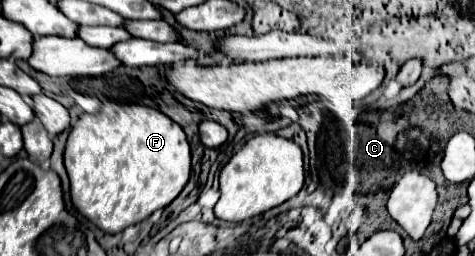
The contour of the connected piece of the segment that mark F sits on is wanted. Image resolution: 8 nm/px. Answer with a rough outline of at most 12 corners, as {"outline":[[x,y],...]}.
{"outline":[[105,102],[65,146],[75,210],[139,224],[191,174],[181,126]]}

